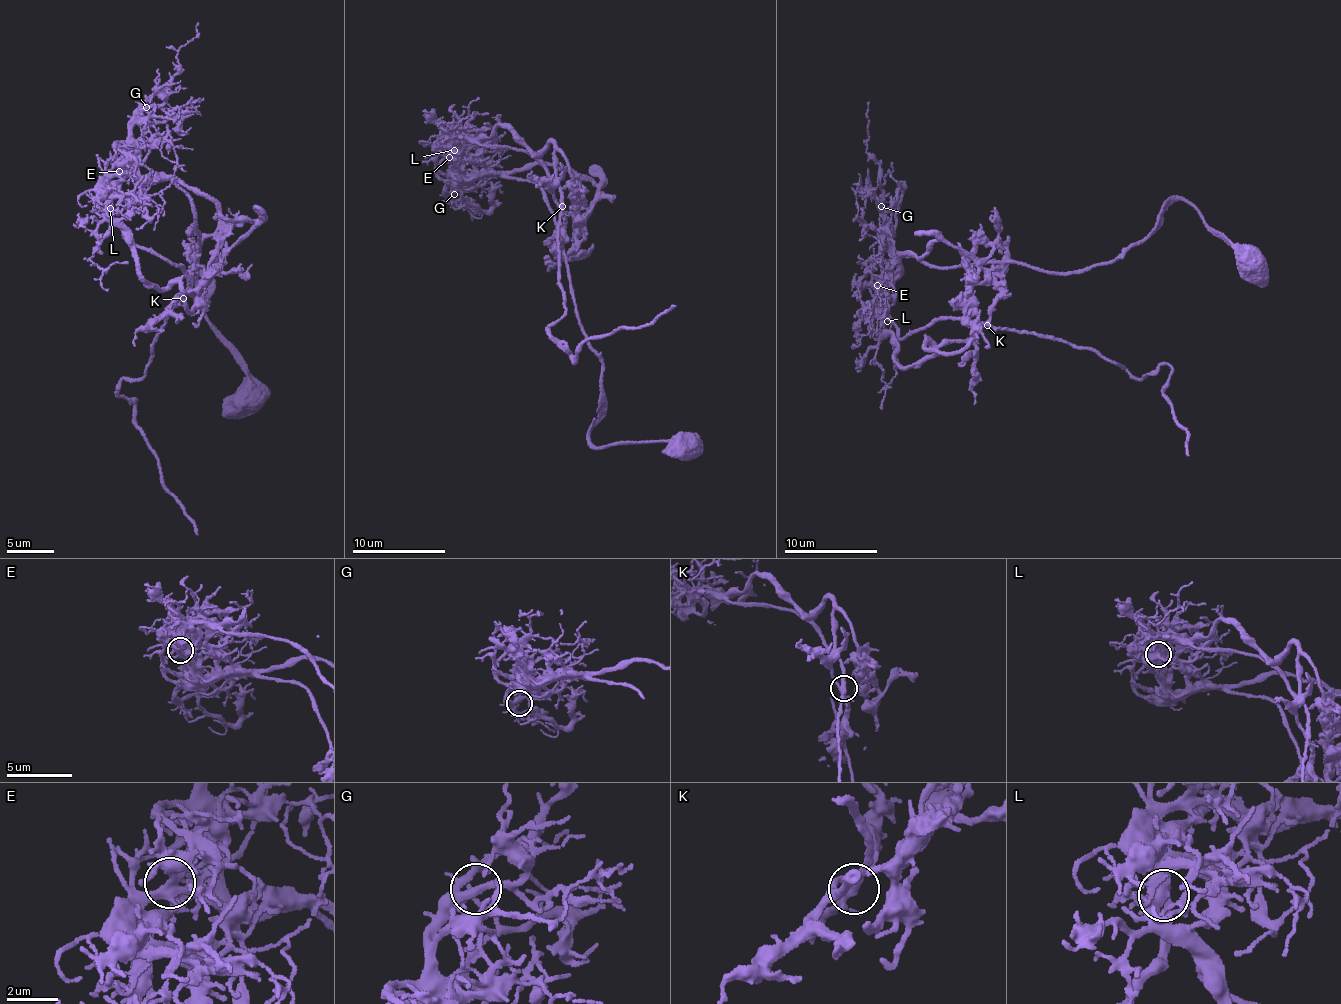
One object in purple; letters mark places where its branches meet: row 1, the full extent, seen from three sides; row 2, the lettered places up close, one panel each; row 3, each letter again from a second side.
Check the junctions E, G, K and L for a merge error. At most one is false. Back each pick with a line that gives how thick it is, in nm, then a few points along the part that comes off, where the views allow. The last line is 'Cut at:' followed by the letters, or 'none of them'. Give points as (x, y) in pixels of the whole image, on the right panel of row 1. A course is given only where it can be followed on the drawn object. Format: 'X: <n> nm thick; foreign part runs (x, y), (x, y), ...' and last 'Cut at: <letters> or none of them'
E: 280 nm thick; foreign part runs (877, 285), (882, 335), (902, 339), (961, 319), (1089, 348), (1138, 378), (1165, 364), (1164, 394), (1189, 454)
Cut at: E

